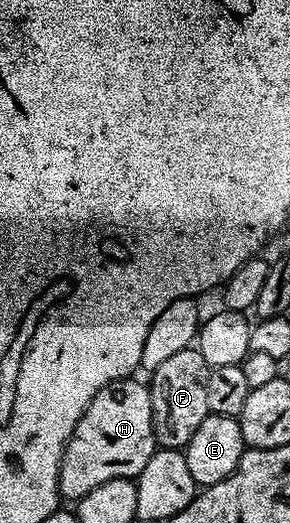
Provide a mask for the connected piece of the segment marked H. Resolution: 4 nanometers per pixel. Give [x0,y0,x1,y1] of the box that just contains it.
[59,377,157,502]

